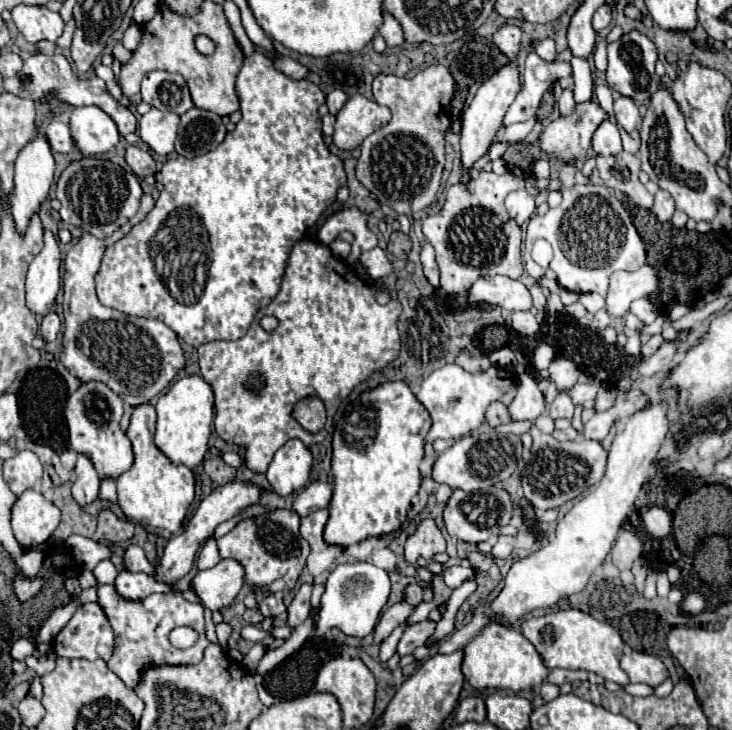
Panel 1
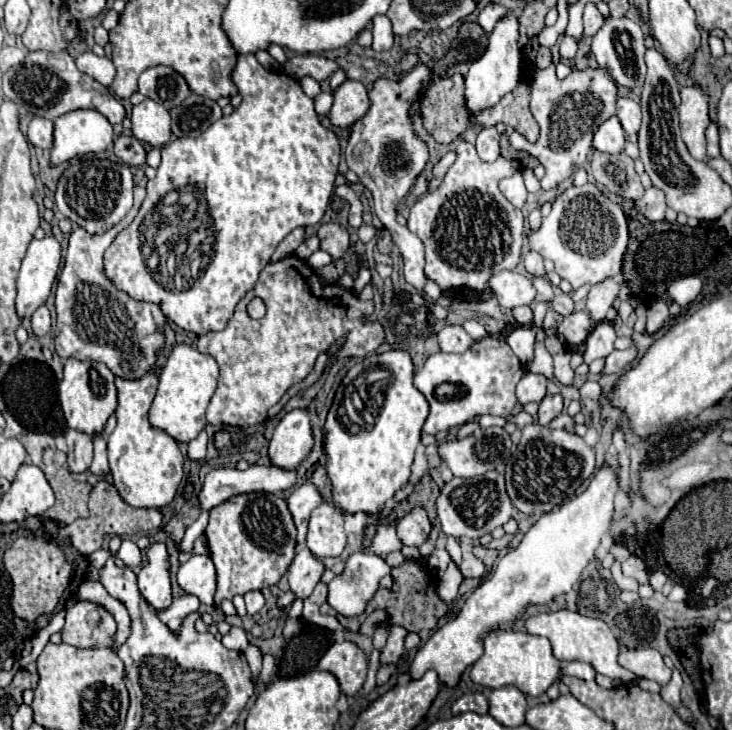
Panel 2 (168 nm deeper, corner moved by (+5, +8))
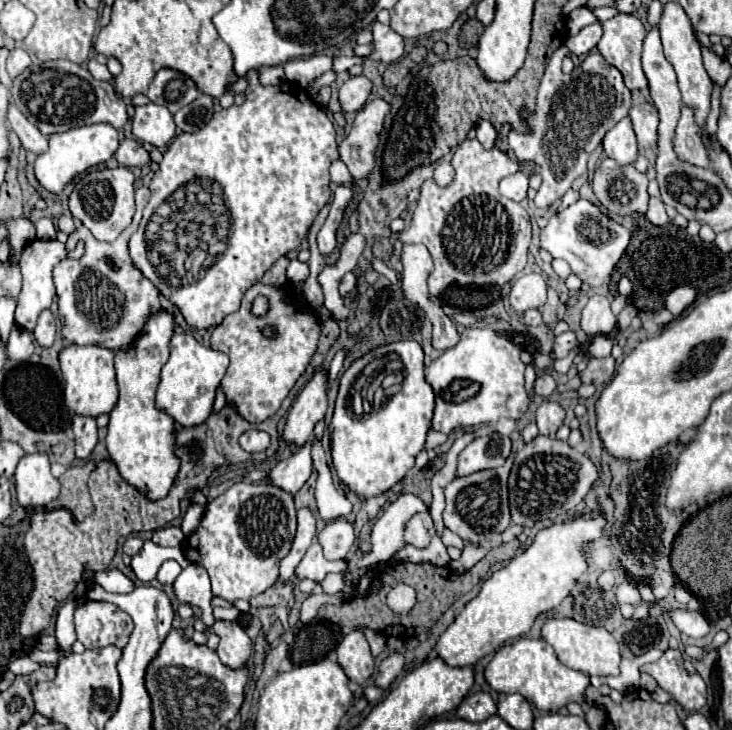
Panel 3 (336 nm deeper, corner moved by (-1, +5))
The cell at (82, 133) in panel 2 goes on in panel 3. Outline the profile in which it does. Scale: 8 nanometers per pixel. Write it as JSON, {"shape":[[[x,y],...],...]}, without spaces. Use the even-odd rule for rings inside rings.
{"shape":[[[89,124],[89,126],[71,128],[61,134],[51,134],[49,150],[45,154],[37,156],[35,176],[45,190],[59,194],[73,176],[77,176],[79,172],[85,172],[87,168],[91,168],[95,164],[107,162],[115,154],[117,146],[119,146],[119,134],[109,124]]]}

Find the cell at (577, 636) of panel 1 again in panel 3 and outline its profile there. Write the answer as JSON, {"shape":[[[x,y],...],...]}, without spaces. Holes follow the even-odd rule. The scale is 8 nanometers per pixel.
{"shape":[[[573,618],[547,620],[543,624],[541,634],[543,634],[543,640],[547,640],[555,648],[557,658],[565,666],[589,676],[619,676],[621,648],[619,648],[619,642],[613,638],[613,634],[607,632],[603,626],[587,626]]]}

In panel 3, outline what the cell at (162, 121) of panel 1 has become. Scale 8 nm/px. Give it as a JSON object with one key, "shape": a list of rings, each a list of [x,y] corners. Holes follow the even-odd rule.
{"shape":[[[145,104],[135,108],[133,118],[133,134],[135,138],[163,150],[169,146],[169,142],[175,138],[175,122],[173,114],[159,104]]]}

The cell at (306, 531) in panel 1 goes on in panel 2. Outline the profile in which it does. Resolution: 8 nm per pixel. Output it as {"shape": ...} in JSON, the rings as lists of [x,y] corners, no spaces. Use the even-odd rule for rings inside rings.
{"shape":[[[321,503],[309,519],[307,547],[315,557],[337,557],[345,549],[347,535],[343,531],[343,515],[331,503]]]}

